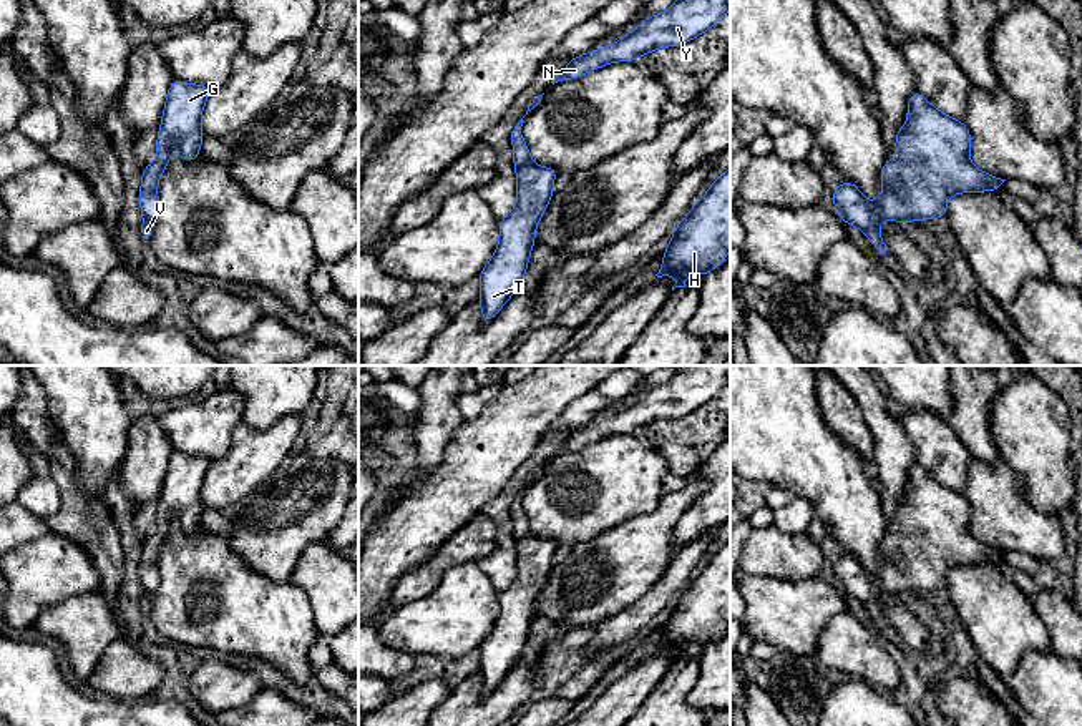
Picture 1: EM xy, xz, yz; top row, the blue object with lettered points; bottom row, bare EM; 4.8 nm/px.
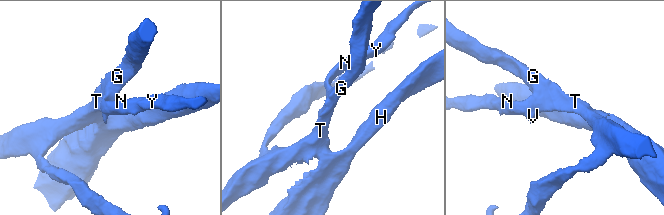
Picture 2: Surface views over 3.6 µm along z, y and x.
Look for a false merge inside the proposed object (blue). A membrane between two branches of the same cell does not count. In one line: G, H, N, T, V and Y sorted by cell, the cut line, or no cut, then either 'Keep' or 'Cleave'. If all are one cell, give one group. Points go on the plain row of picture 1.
Groups: G H N T V Y. No split. Keep

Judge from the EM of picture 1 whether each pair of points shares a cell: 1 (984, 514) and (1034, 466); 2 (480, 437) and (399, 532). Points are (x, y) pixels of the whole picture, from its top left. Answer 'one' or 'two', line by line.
1: two
2: one

